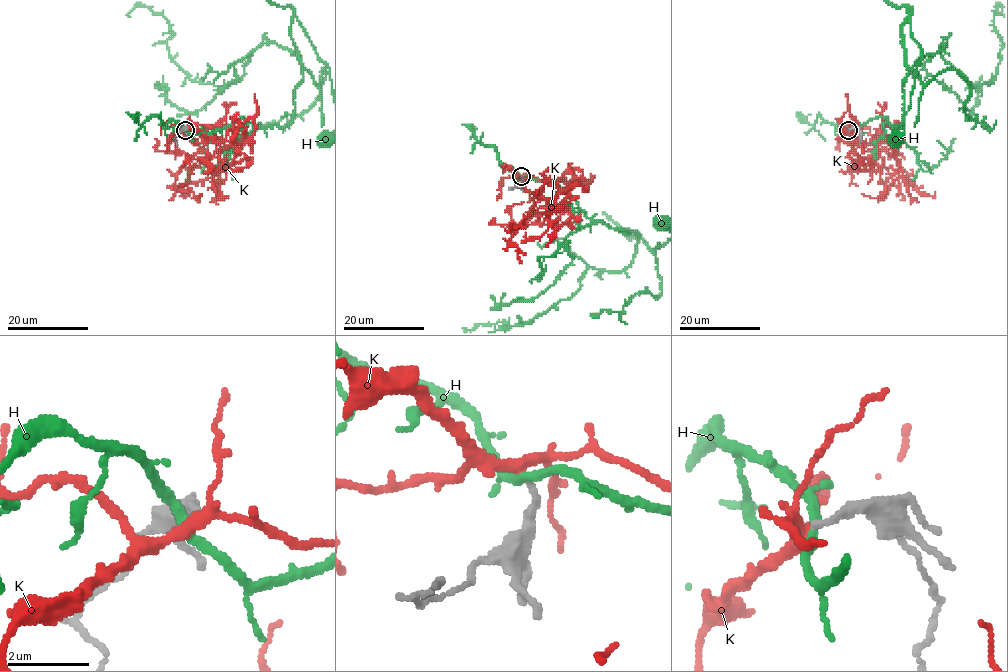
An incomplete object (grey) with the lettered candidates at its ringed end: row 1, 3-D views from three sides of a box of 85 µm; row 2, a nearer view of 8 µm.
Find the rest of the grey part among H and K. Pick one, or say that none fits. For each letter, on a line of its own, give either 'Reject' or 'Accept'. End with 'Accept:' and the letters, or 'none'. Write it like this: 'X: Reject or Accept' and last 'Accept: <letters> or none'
H: Reject
K: Accept
Accept: K

